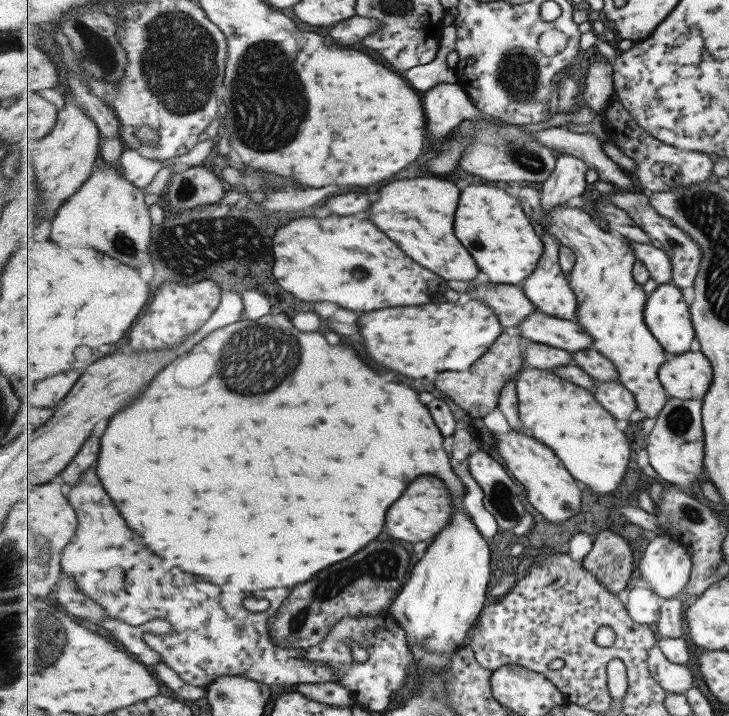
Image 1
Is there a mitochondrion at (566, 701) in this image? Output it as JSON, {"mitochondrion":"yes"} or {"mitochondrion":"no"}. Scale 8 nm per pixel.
{"mitochondrion":"no"}

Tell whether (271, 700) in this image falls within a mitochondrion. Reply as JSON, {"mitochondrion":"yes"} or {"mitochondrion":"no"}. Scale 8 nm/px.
{"mitochondrion":"no"}

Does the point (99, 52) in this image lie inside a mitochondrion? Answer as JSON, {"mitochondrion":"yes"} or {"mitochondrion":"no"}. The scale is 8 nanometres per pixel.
{"mitochondrion":"yes"}

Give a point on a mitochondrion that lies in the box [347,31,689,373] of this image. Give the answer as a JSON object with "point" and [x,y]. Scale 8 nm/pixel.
{"point":[516,73]}

